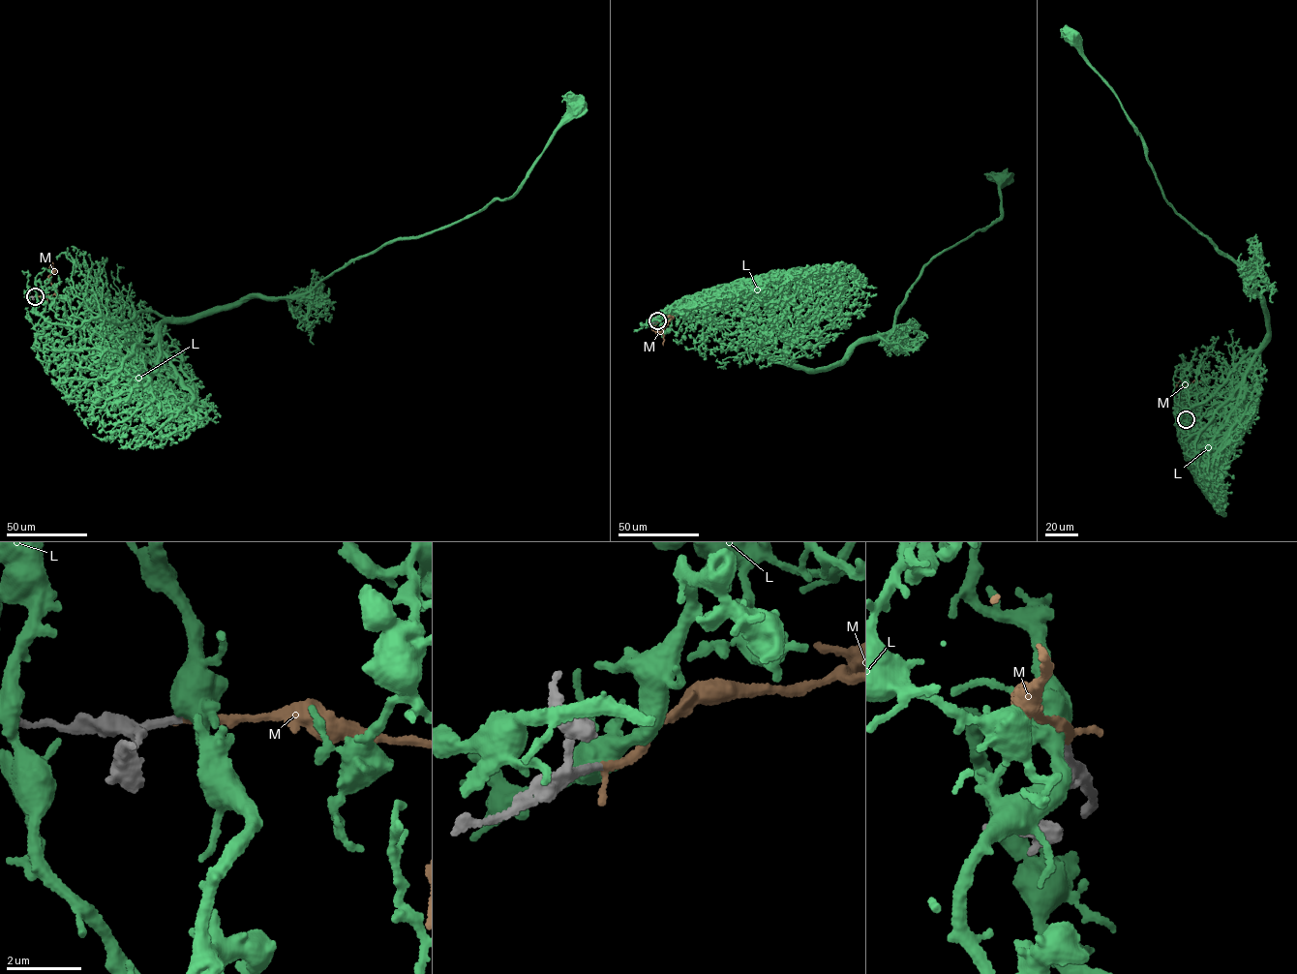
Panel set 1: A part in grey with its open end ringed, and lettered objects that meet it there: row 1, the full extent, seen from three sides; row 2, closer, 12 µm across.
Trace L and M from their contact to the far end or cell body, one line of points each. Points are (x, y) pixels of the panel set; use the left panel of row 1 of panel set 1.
L: (36, 296), (36, 313), (58, 324), (80, 326), (101, 317), (115, 323), (126, 321), (143, 312), (190, 320)
M: (35, 296), (47, 297), (57, 291), (48, 279), (53, 272), (49, 261), (49, 265)

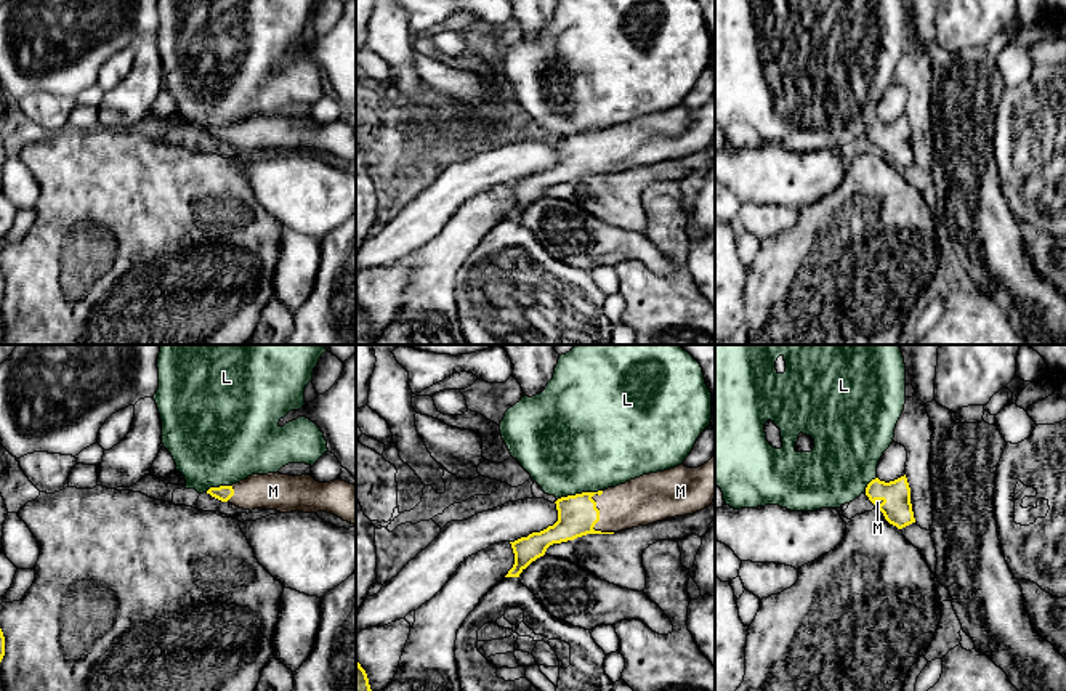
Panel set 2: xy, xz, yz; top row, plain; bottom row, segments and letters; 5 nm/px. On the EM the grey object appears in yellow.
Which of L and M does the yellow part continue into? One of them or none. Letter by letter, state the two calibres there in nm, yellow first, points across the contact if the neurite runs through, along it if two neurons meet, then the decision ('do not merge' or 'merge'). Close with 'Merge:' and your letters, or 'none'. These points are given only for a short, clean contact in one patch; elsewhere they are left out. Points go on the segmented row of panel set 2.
L: calibres 200 and 480 nm; border xz (601, 489), (568, 494), (557, 501); do not merge
M: calibres 200 and 240 nm; way xz (577, 515), (598, 517), (643, 501); merge
Merge: M

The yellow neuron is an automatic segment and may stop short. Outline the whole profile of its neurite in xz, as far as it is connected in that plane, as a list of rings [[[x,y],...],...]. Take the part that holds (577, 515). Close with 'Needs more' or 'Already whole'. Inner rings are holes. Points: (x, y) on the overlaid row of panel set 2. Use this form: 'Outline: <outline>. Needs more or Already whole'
Outline: [[[715,455],[697,468],[683,463],[630,479],[598,492],[558,499],[558,521],[511,544],[515,564],[505,577],[519,574],[553,544],[587,534],[614,534],[667,518],[692,515],[715,500]]]. Needs more

